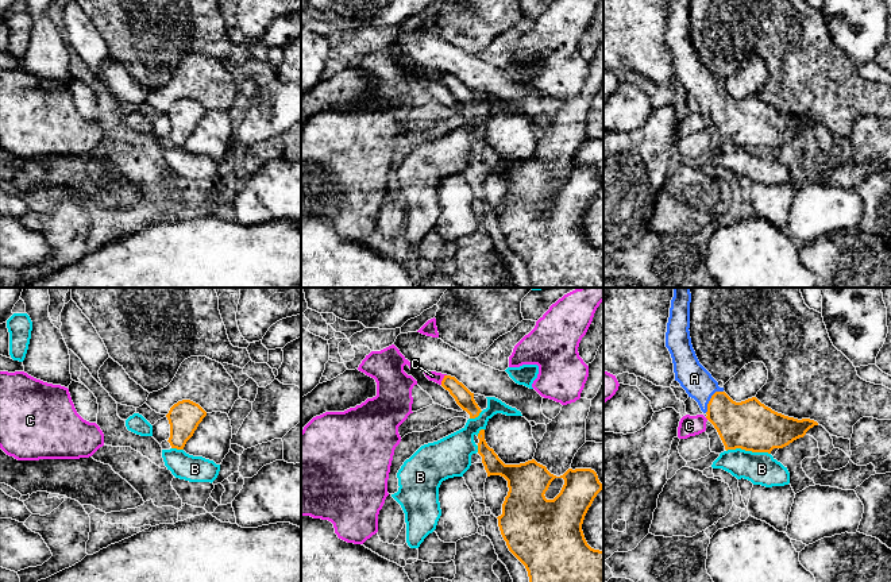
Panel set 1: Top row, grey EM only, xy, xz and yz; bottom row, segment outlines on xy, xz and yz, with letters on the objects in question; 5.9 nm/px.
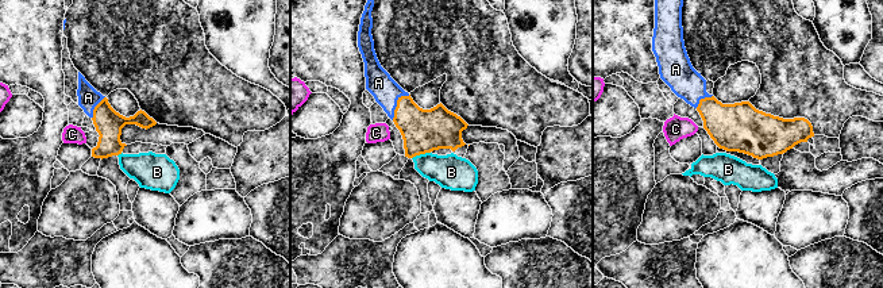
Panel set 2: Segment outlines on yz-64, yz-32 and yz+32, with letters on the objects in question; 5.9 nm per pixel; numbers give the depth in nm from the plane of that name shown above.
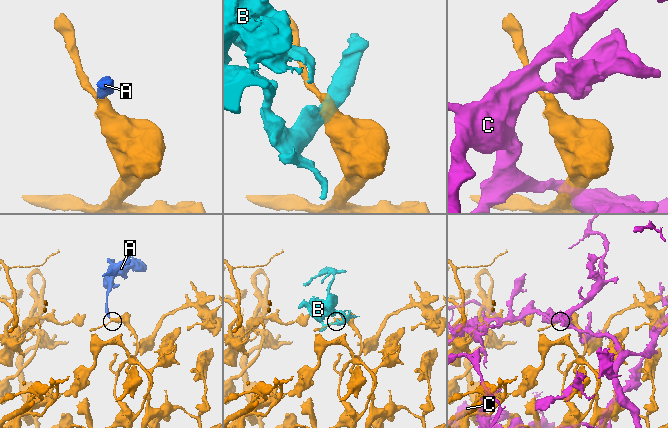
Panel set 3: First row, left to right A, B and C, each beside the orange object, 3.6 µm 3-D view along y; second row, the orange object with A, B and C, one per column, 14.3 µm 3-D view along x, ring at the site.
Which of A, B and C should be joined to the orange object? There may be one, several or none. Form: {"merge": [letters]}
{"merge": ["A"]}

